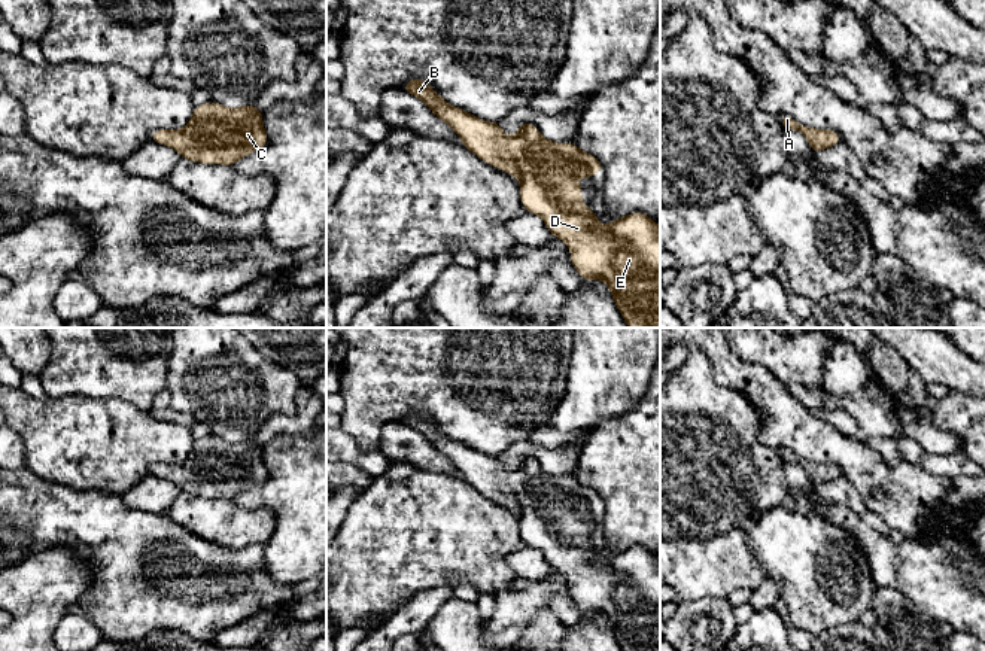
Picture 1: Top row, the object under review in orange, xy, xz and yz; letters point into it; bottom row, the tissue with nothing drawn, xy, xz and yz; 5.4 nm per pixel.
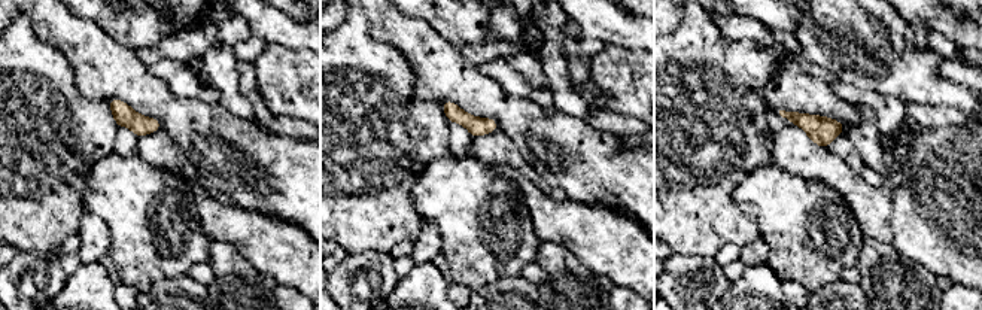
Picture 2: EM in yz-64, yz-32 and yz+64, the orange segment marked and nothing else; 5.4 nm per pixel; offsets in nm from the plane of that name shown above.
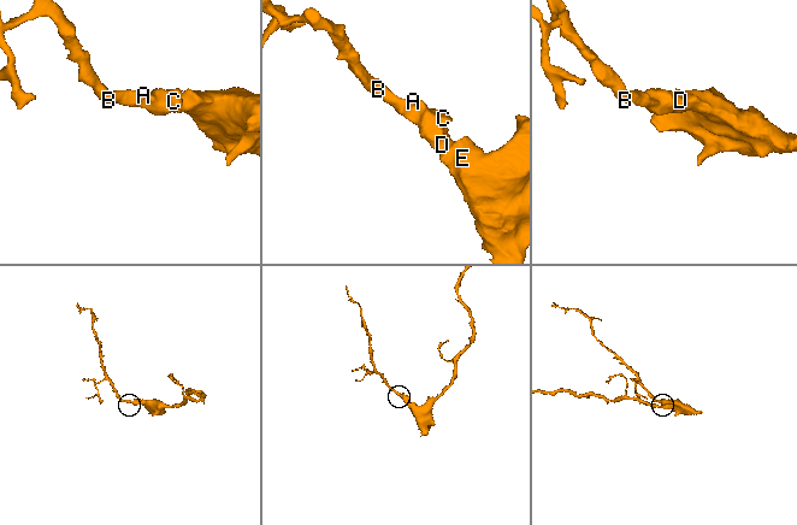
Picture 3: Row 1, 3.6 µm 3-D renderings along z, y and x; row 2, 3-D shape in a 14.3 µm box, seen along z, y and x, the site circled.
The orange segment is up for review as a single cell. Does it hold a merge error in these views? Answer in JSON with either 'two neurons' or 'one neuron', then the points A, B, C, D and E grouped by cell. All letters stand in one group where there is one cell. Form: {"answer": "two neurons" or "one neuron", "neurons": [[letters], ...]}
{"answer": "one neuron", "neurons": [["A", "B", "C", "D", "E"]]}

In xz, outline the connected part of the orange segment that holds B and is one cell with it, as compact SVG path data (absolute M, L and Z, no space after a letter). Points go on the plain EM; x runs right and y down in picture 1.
M419 411L410 413L402 423L425 435L462 472L469 486L519 512L525 544L542 551L550 568L566 577L571 596L584 614L604 614L608 618L623 651L660 651L660 562L642 545L606 559L598 557L598 548L580 533L583 518L572 515L574 511L590 512L596 505L604 505L596 490L578 483L575 477L545 474L529 456L520 459L513 471L507 471L501 456L487 456L447 438Z

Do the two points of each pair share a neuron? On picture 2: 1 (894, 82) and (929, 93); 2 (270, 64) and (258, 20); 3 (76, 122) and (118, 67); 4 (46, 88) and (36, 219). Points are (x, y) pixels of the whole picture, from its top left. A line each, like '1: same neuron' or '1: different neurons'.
1: same neuron
2: different neurons
3: different neurons
4: same neuron

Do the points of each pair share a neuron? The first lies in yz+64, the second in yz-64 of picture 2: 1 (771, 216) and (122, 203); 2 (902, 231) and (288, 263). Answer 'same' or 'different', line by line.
1: same
2: same

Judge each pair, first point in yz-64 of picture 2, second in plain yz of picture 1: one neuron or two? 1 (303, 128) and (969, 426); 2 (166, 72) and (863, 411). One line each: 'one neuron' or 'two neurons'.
1: two neurons
2: two neurons

